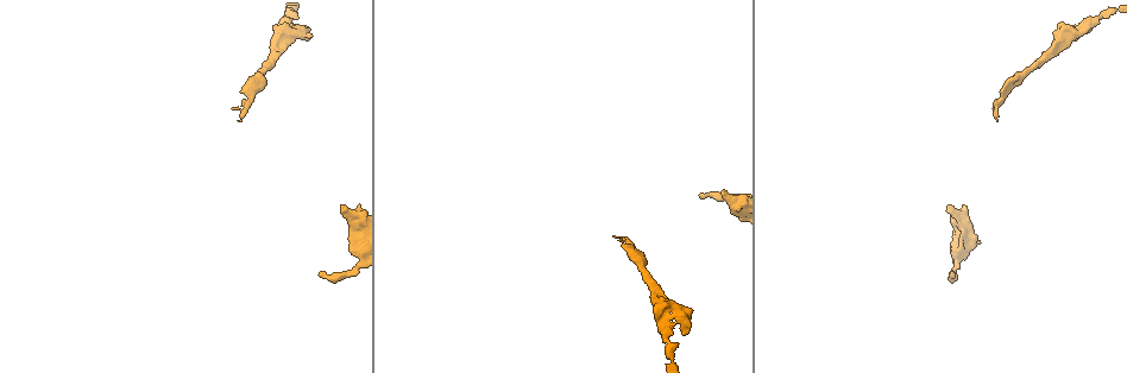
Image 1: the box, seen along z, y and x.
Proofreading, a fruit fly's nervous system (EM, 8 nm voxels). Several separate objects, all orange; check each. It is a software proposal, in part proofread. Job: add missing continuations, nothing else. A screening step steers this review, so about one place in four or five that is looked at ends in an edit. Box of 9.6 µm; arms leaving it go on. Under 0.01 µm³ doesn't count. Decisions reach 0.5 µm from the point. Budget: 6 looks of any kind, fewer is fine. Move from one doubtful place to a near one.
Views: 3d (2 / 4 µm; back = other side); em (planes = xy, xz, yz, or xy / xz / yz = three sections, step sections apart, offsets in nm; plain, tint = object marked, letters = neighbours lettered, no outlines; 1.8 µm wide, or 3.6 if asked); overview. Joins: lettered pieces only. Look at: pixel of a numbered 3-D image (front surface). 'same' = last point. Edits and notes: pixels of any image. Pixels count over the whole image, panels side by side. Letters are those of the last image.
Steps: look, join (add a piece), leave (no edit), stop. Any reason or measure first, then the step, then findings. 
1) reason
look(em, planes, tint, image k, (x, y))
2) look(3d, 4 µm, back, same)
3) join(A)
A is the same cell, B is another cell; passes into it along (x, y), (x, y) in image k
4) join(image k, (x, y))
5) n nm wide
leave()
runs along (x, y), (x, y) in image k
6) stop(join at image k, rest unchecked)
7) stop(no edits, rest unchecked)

free end
look(3d, 4 µm, image 1, (319, 275))

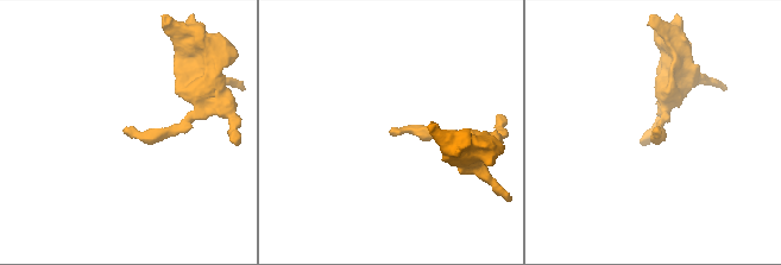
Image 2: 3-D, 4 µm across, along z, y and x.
need the tissue
look(em, planes, letters, image 2, (390, 131))

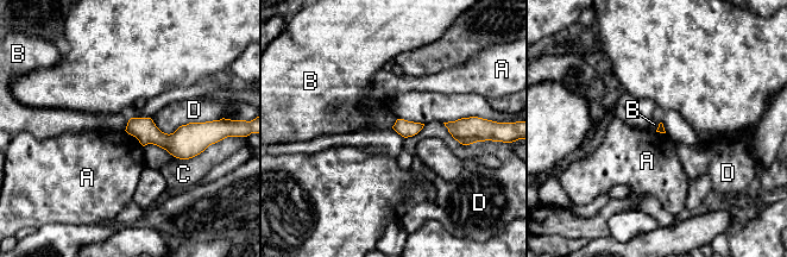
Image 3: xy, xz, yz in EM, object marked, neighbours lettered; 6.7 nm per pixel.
leave()
A, B, C and D are other cells; no lettered piece goes on from it

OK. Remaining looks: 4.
an open end
look(3d, 2 µm, image 1, (343, 206))

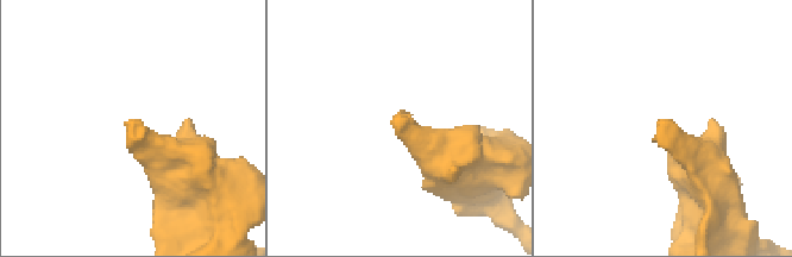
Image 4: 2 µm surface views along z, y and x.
look(em, planes, letters, image 4, (399, 114))

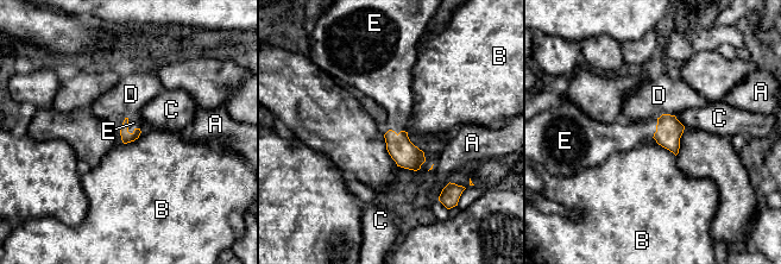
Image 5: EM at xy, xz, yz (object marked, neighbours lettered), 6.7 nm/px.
join(E)
E is the same cell, A, B, C and D are other cells; passes into it along (126, 137), (126, 126), (133, 123) in image 5; it goes on there

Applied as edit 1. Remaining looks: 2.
look(overview)

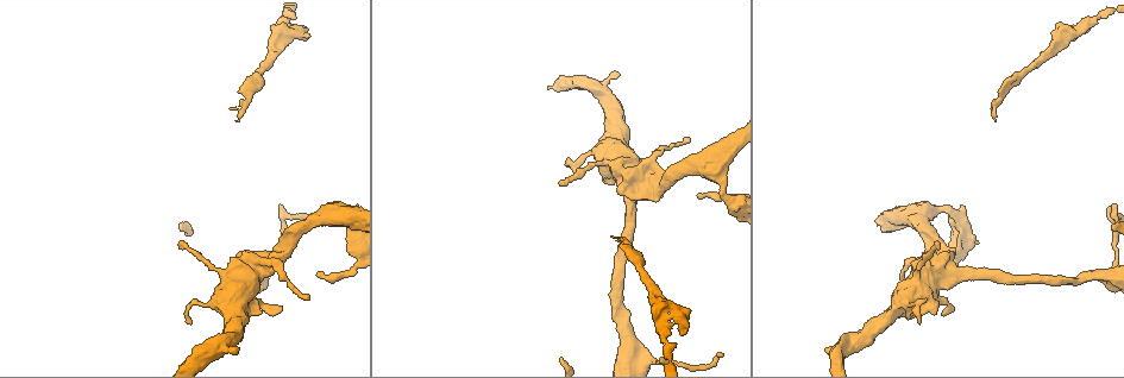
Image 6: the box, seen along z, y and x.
an open end
look(em, planes, letters, image 6, (679, 333))

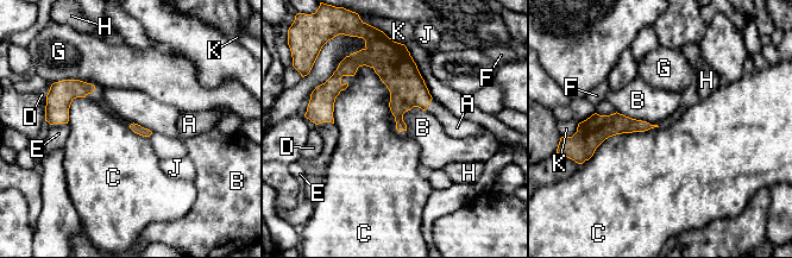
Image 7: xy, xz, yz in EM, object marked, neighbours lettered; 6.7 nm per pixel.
join(A)
A is the same cell, B, C, D, E, F, G, H, J and K are other cells; the neuron continues

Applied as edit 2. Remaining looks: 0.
stop(join at image 5, join at image 7, rest unchecked)

